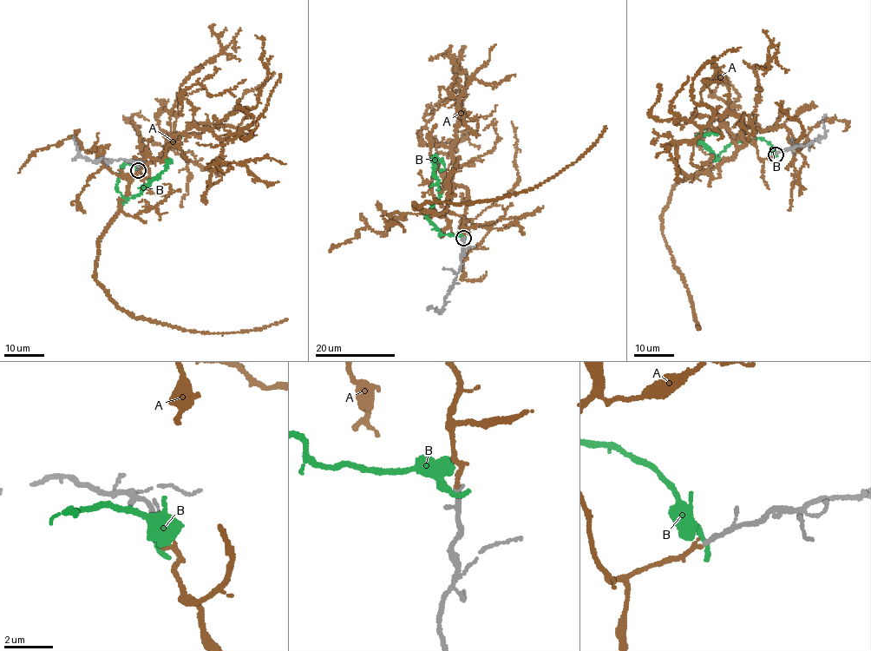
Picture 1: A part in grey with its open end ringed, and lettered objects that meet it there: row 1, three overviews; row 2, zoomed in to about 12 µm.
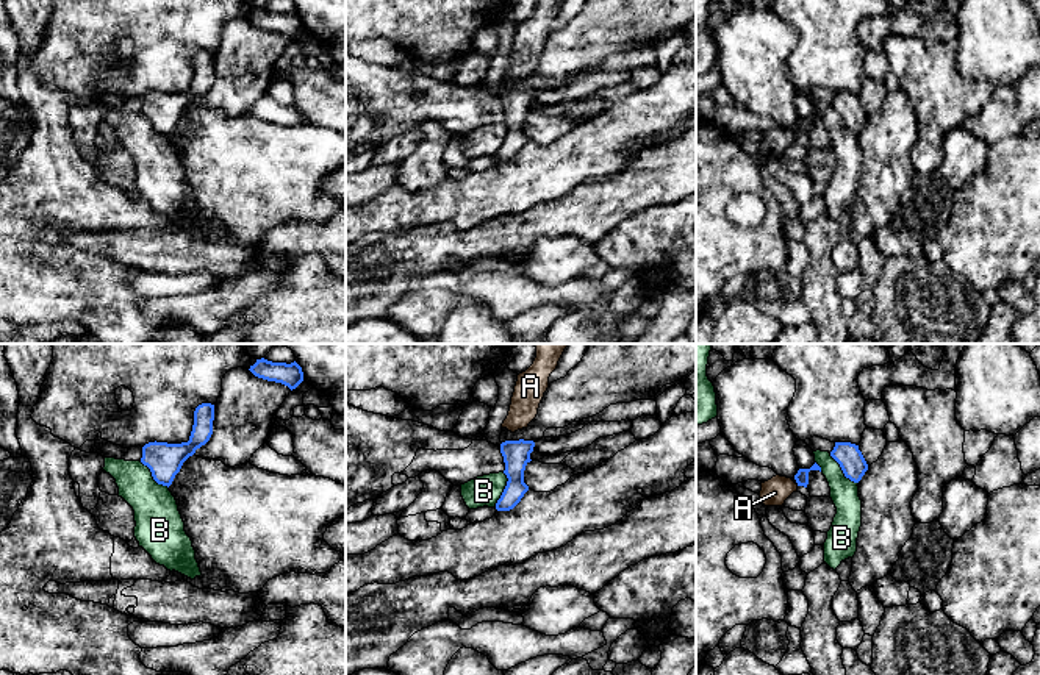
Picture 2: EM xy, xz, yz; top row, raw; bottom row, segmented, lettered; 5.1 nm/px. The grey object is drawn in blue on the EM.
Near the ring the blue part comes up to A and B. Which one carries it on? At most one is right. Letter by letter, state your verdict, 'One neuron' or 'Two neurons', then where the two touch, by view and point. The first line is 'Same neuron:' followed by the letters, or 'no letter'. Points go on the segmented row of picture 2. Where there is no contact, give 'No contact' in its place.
Same neuron: A
A: One neuron. No contact
B: Two neurons. Touches blue at yz (842, 469)

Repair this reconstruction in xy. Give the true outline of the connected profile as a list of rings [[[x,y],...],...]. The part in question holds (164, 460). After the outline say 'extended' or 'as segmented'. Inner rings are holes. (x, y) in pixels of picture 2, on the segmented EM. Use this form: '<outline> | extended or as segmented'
[[[202,403],[194,411],[194,425],[188,442],[149,442],[142,447],[141,462],[158,484],[170,486],[183,462],[205,445],[213,434],[214,405]]] | as segmented

